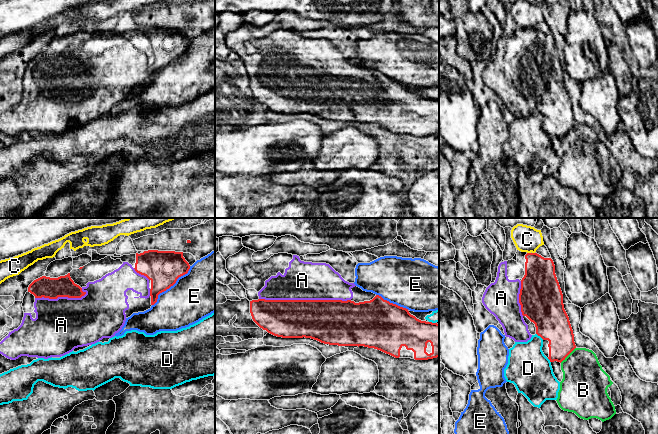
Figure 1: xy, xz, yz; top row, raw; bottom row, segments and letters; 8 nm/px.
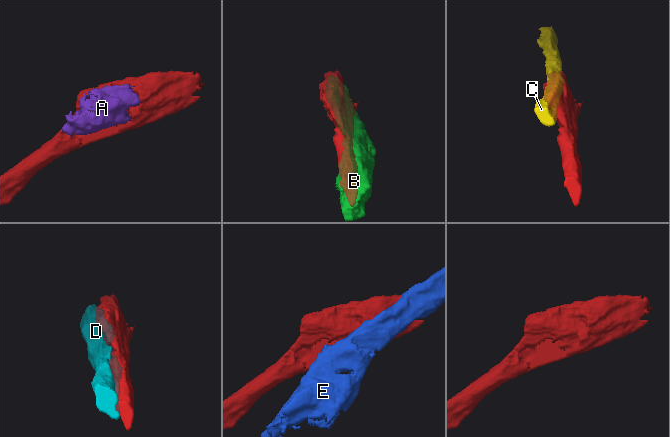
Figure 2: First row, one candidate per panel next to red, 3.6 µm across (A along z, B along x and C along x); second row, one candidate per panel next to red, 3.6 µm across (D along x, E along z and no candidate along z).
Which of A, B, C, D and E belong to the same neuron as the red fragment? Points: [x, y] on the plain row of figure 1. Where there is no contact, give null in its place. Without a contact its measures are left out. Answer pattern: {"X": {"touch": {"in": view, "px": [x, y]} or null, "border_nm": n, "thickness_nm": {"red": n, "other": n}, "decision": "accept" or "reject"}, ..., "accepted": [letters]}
{"A": {"touch": {"in": "xz", "px": [305, 76]}, "border_nm": 750, "thickness_nm": {"red": 360, "other": 300}, "decision": "accept"}, "B": {"touch": {"in": "yz", "px": [567, 131]}, "border_nm": 180, "thickness_nm": {"red": 240, "other": 360}, "decision": "reject"}, "C": {"touch": {"in": "yz", "px": [529, 29]}, "border_nm": 30, "thickness_nm": {"red": 280, "other": 200}, "decision": "reject"}, "D": {"touch": {"in": "yz", "px": [540, 112]}, "border_nm": 80, "thickness_nm": {"red": 320, "other": 320}, "decision": "reject"}, "E": {"touch": {"in": "xy", "px": [171, 61]}, "border_nm": 440, "thickness_nm": {"red": 280, "other": 380}, "decision": "reject"}, "accepted": ["A"]}

